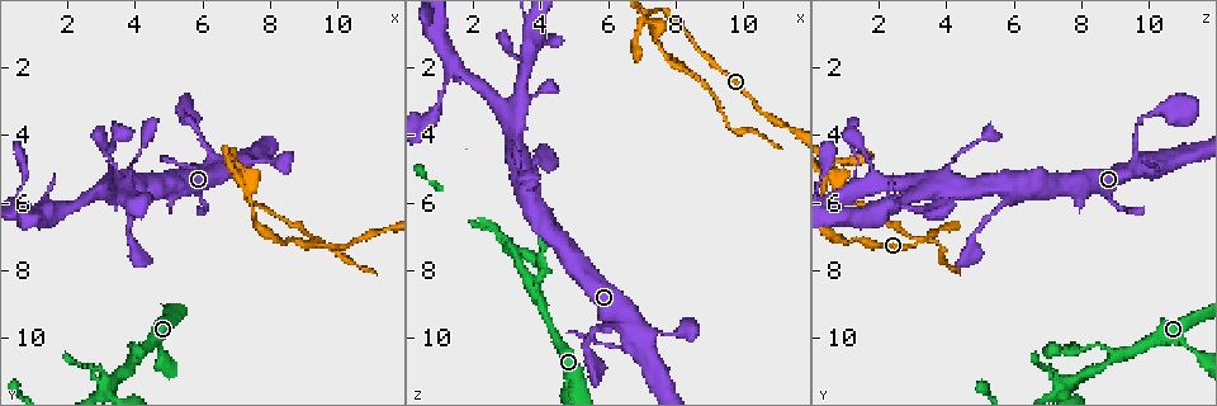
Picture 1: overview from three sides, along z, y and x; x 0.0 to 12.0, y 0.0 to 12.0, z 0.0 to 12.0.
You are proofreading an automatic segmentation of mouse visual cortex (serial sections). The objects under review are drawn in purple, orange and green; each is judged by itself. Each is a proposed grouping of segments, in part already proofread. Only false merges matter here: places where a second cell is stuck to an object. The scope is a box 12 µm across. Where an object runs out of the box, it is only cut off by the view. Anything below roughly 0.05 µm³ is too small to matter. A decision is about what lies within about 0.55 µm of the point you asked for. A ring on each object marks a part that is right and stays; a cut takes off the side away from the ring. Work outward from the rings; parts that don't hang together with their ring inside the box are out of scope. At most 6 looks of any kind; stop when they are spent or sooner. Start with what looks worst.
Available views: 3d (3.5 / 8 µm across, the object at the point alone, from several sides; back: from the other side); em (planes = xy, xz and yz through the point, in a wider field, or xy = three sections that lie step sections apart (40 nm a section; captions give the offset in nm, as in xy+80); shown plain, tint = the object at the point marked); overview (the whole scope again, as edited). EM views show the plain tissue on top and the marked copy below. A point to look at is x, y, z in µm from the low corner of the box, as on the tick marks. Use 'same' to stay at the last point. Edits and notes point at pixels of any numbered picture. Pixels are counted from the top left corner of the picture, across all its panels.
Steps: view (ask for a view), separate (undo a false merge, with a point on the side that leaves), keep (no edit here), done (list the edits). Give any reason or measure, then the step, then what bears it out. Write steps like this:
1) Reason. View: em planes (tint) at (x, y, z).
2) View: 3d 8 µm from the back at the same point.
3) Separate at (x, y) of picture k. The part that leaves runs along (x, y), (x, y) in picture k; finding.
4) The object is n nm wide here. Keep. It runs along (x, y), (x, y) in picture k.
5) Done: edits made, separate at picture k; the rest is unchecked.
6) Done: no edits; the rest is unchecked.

View: 3d 3.5 µm at (4.1, 10.5, 8.9).

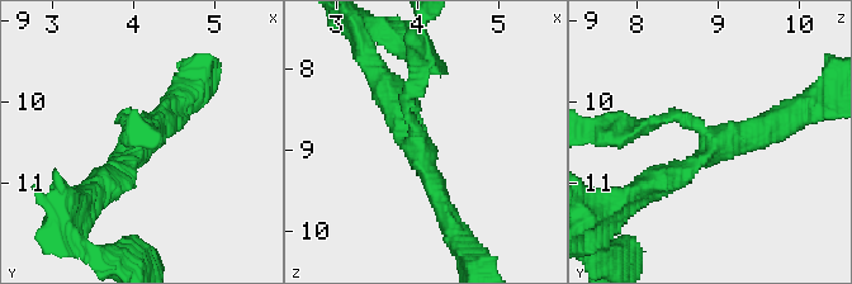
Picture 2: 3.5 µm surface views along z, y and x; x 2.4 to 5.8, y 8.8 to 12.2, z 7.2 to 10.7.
3 arms meet here; the arms are 150, 300, 300 nm wide; need the tissue. View: em xy step 1 (tint) at (4.00, 10.55, 9.00).

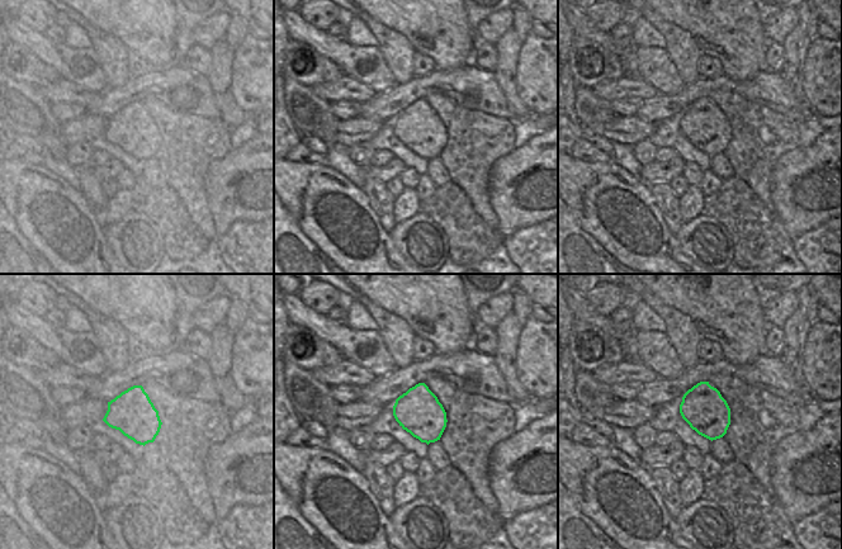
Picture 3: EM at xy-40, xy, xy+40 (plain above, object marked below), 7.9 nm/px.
Keep. It runs along (449, 216), (387, 86) in picture 2; continuous, no second cell.

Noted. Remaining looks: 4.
Four or more arms meet. View: 3d 8 µm at (2.8, 5.6, 3.2).

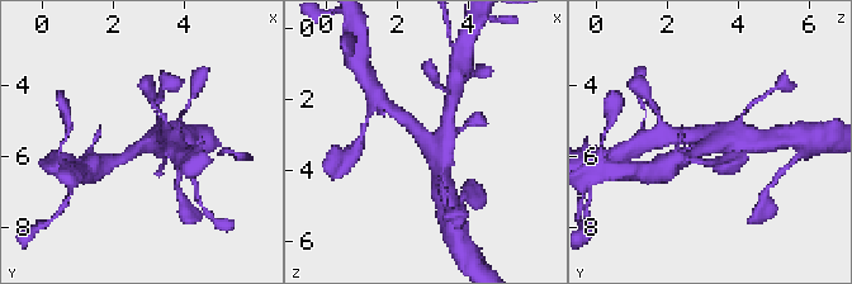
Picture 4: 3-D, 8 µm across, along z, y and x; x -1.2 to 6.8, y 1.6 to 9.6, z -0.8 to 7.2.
View: 3d 3.5 µm at (2.9, 5.7, 3.3).

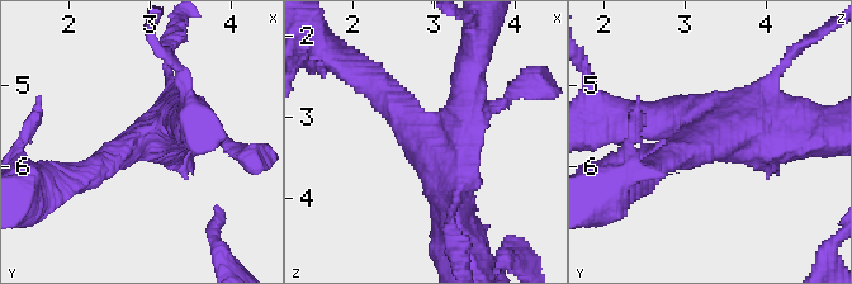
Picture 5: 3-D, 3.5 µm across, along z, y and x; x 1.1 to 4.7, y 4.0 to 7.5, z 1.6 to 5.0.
4 arms meet here; the arms are 300, 350, 400, 500 nm wide; need the tissue. View: em xy step 5 (tint) at (2.90, 5.70, 3.25).

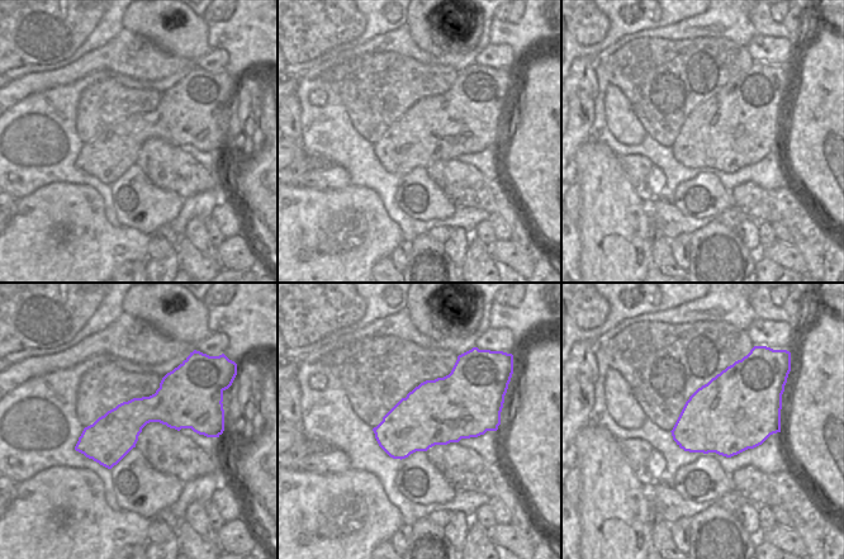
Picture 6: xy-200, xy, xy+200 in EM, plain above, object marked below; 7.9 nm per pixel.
Keep. Continuous, no second cell.

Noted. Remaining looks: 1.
Done: no edits; the rest is unchecked.

